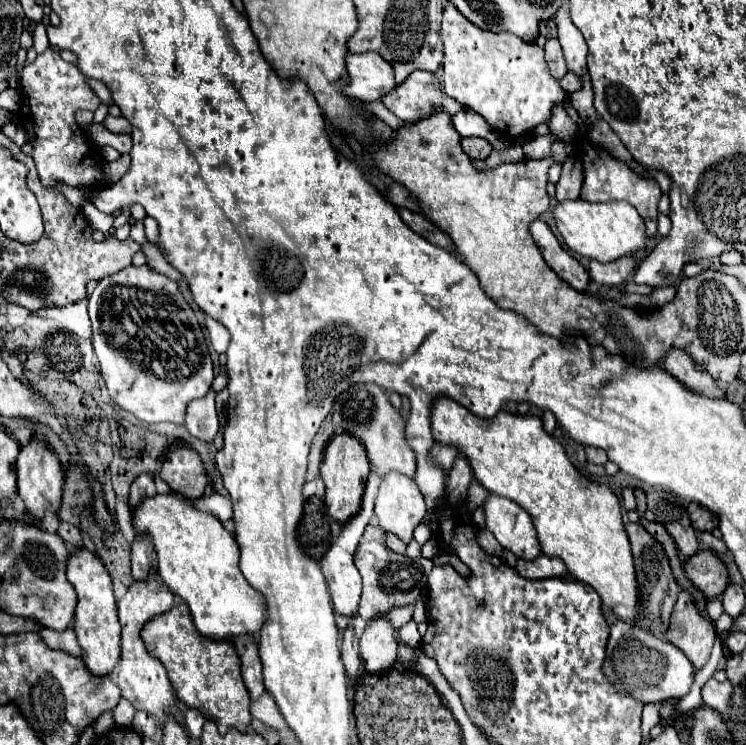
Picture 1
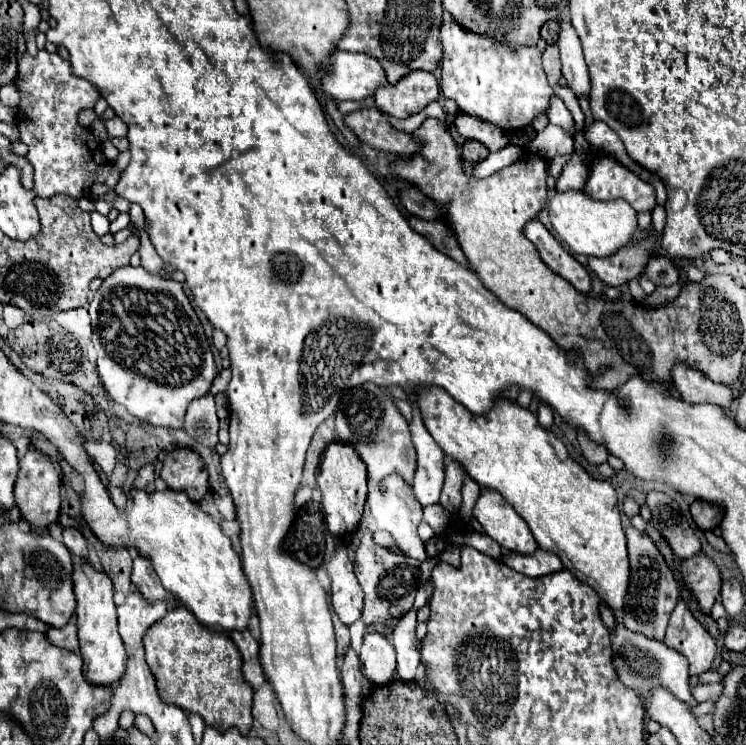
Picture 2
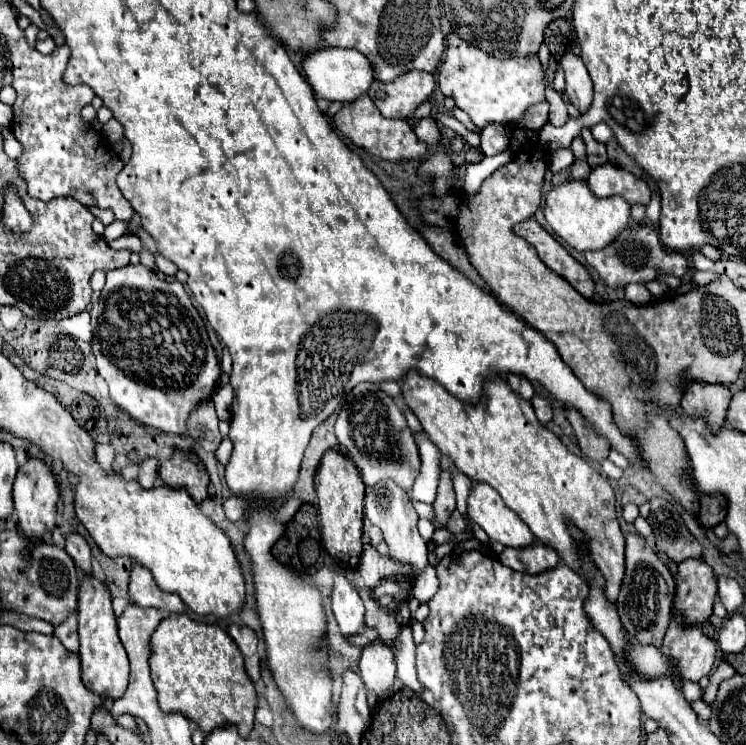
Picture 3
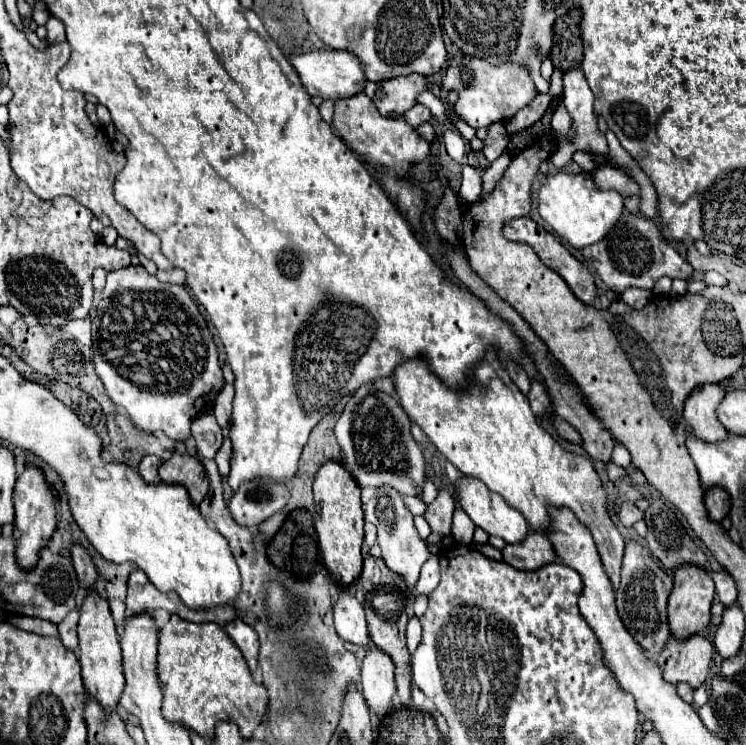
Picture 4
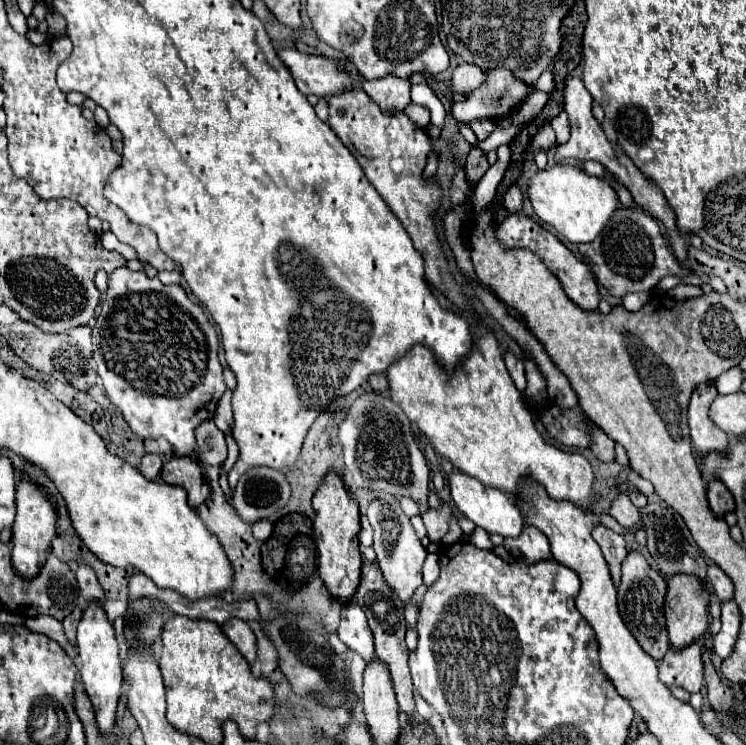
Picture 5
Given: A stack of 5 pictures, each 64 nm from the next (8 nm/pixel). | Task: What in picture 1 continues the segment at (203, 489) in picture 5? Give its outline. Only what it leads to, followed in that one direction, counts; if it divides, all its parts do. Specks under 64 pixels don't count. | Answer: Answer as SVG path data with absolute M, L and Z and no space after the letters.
M188 446L168 450L160 476L172 488L172 492L178 492L188 500L200 498L208 484L208 476L198 452Z

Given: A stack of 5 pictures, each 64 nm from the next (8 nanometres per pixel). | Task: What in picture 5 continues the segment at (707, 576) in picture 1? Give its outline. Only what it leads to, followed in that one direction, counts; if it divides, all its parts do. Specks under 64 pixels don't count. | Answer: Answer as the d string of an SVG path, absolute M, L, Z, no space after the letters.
M676 574L668 580L664 614L666 614L666 628L668 628L672 646L686 646L688 642L696 642L698 636L706 632L708 622L710 622L708 602L710 602L710 588L706 580L700 582L700 578L692 574Z

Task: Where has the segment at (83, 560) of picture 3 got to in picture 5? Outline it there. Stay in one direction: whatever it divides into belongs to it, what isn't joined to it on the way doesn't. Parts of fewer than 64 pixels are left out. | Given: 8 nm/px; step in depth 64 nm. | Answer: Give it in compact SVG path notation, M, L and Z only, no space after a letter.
M78 562L78 568L76 568L76 580L78 580L78 588L82 592L82 596L92 602L92 600L98 600L98 602L104 602L104 592L98 584L98 578L96 578L96 572L86 564L86 562Z

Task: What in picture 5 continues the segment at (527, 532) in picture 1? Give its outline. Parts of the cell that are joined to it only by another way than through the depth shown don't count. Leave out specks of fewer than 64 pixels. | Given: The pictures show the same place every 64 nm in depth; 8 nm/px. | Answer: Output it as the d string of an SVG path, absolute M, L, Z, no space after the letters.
M454 472L448 476L448 480L450 480L450 492L452 492L454 504L476 526L484 528L488 534L500 534L504 538L520 536L520 530L524 528L524 516L520 514L520 508L512 502L512 498L508 494L504 494L502 490L496 490L496 488L488 488L486 484L482 484L480 480L472 478L464 472Z

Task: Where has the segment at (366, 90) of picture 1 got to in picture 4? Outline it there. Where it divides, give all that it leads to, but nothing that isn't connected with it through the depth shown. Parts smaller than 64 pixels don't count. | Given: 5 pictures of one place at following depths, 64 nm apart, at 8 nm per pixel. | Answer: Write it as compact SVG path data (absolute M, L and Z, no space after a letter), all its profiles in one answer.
M314 50L314 52L302 52L288 56L290 64L296 68L298 76L302 78L304 88L310 96L320 96L322 100L340 100L350 98L354 94L360 94L366 86L366 74L364 64L360 58L348 50Z

